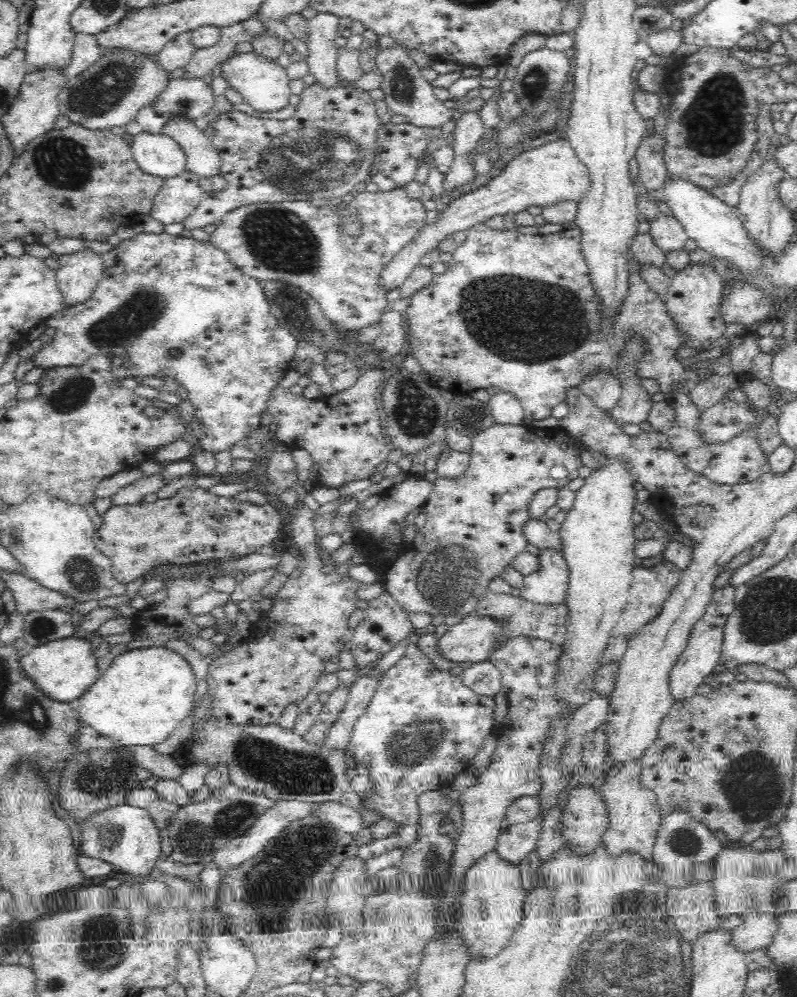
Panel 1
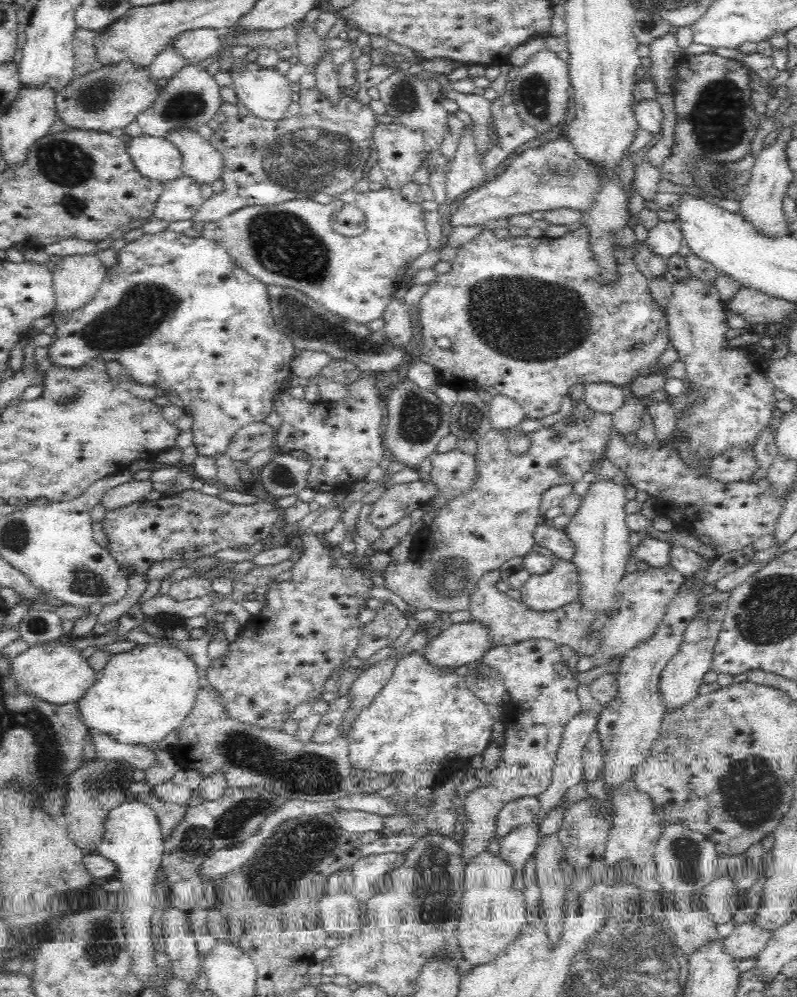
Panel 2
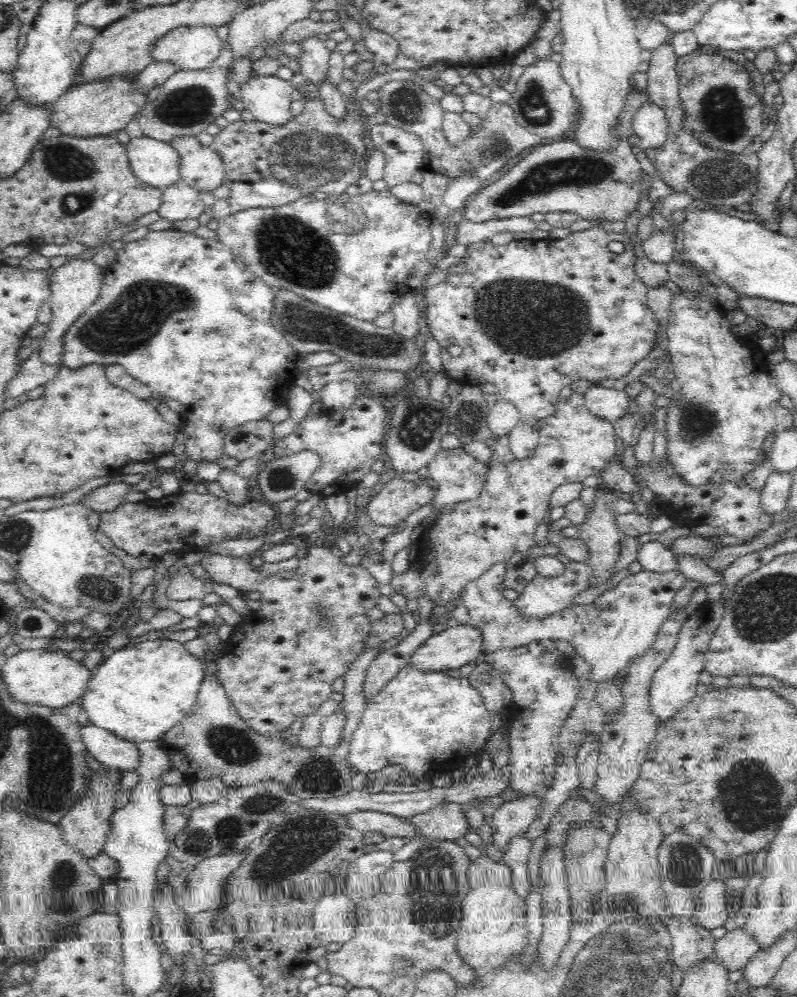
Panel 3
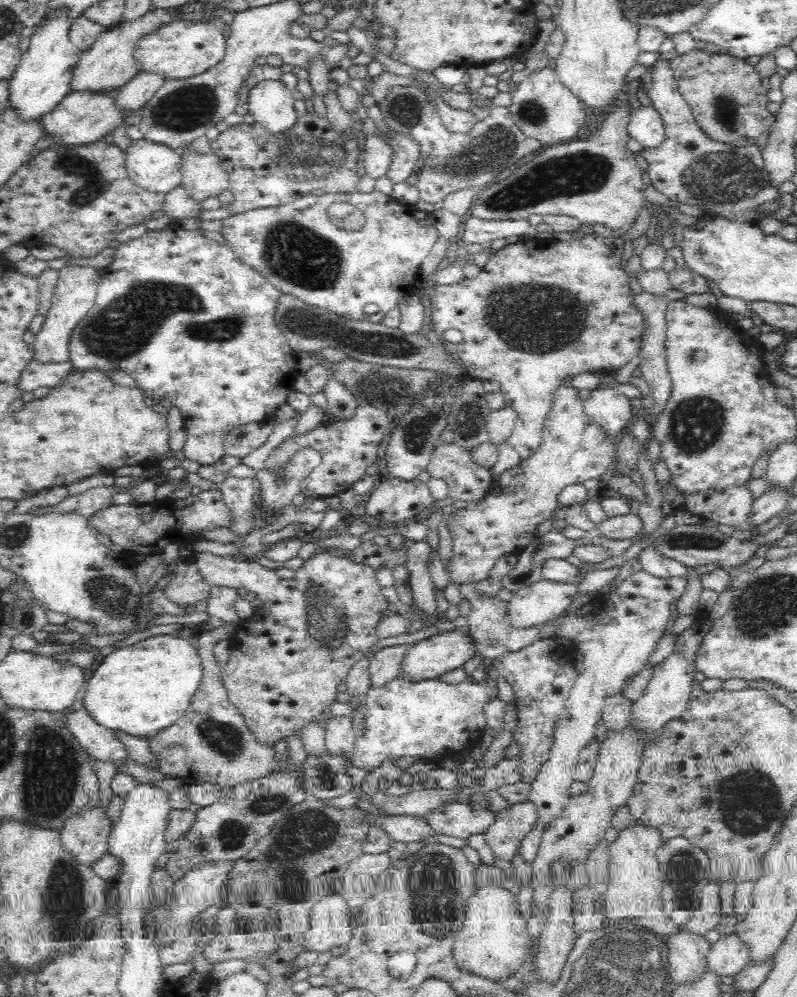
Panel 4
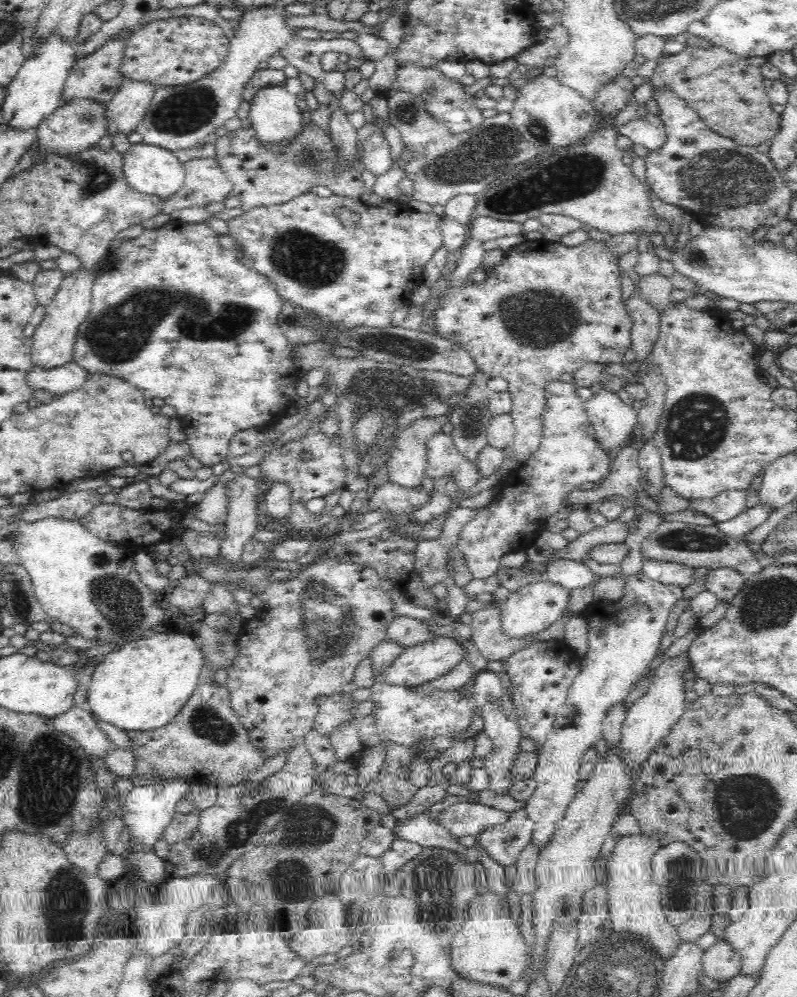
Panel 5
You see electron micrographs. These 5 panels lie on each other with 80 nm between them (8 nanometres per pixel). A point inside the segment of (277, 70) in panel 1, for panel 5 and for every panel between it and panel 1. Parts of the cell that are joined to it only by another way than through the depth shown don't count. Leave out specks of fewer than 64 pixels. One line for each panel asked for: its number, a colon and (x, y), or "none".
2: (266, 92)
3: (268, 98)
4: (271, 104)
5: (275, 116)

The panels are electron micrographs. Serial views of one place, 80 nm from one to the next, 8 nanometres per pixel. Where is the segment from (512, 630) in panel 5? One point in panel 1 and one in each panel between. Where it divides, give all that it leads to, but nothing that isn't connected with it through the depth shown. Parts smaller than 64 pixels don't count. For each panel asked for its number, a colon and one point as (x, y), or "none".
1: (549, 586)
2: (543, 593)
3: (543, 597)
4: (544, 601)

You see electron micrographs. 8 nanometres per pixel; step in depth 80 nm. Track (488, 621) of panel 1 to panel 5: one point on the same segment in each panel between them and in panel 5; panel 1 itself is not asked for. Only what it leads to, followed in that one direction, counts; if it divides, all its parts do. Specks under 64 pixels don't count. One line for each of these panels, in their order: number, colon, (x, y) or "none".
2: (461, 643)
3: (450, 649)
4: (436, 655)
5: (419, 664)

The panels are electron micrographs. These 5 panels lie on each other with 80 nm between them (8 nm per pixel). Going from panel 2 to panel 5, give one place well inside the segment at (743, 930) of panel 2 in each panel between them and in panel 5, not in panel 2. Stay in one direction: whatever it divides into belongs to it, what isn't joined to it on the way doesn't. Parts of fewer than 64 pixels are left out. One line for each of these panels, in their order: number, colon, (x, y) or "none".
3: (732, 951)
4: (727, 957)
5: (718, 962)

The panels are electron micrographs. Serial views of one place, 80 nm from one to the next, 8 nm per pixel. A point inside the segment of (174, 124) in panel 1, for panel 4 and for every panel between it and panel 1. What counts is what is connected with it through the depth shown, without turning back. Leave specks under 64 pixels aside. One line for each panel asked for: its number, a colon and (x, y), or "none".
2: (201, 162)
3: (201, 168)
4: (203, 177)

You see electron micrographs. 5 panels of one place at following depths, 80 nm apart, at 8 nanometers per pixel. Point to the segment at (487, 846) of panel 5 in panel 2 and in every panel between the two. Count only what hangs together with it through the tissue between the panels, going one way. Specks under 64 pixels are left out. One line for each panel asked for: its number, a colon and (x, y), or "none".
2: (522, 811)
3: (513, 819)
4: (505, 836)

